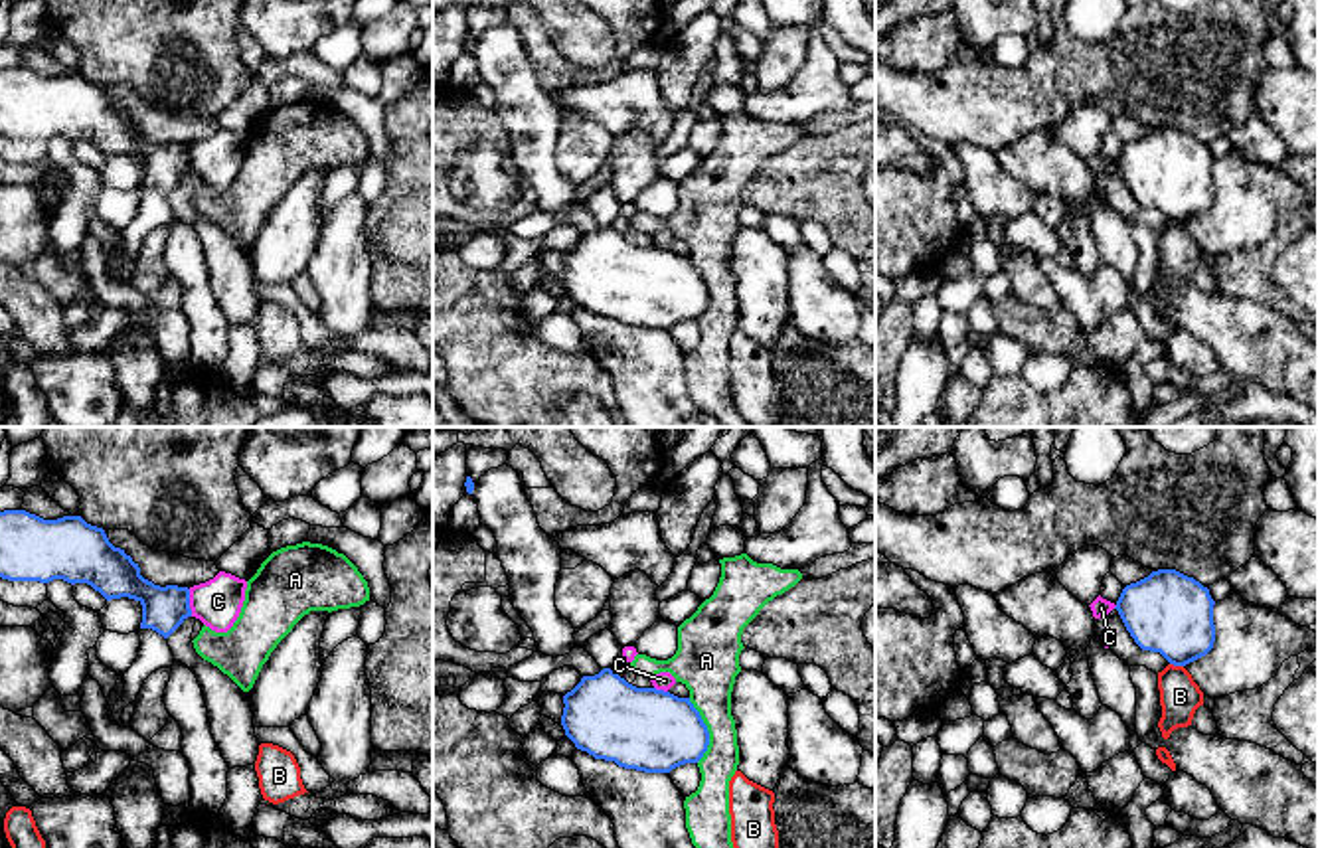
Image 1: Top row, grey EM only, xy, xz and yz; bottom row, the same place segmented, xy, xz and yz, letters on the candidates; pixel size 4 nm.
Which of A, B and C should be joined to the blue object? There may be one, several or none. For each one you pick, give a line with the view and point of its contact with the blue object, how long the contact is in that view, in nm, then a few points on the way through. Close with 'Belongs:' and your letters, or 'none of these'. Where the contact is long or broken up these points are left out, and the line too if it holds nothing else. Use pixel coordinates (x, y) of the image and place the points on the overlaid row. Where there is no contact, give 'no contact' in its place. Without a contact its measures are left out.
Belongs: none of these

